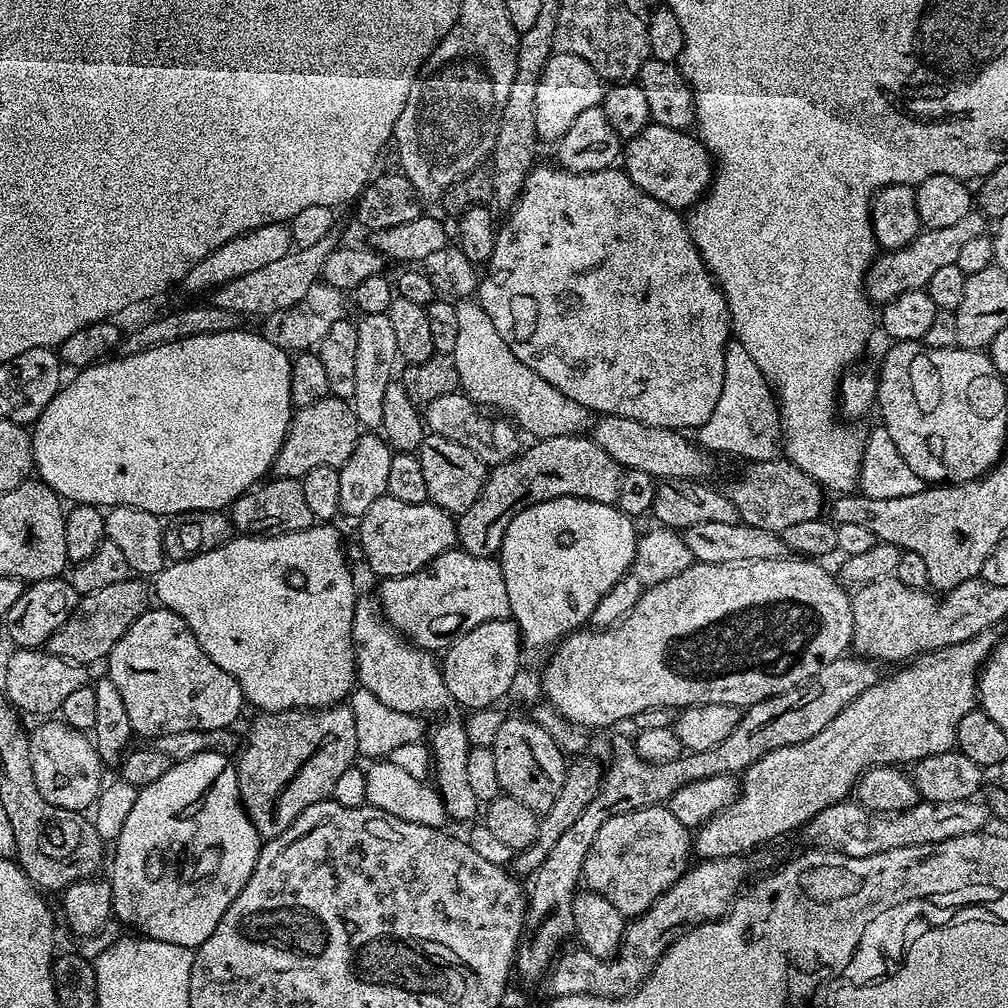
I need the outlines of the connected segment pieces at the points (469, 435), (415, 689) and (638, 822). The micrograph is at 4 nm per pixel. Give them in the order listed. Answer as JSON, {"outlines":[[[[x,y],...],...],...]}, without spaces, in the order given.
{"outlines":[[[[460,390],[442,394],[427,403],[424,408],[424,421],[429,431],[458,442],[458,446],[466,446],[466,450],[473,452],[480,461],[489,466],[513,460],[522,451],[521,433],[511,419],[500,414],[489,414]]],[[[361,595],[354,606],[354,622],[352,623],[352,647],[356,650],[356,675],[359,687],[374,694],[377,704],[385,704],[390,710],[405,712],[406,715],[427,717],[427,712],[444,712],[453,698],[443,684],[441,661],[432,656],[426,648],[418,648],[410,640],[404,639],[387,620],[380,609],[379,599],[375,595]]],[[[666,806],[618,814],[598,830],[586,854],[583,883],[606,897],[626,918],[641,916],[688,871],[694,856],[693,839],[690,829],[682,826]]]]}

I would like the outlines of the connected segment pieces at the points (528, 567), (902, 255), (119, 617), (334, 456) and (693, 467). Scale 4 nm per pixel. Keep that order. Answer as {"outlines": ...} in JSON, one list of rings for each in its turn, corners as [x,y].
{"outlines":[[[[567,496],[523,508],[510,522],[502,538],[498,553],[500,569],[506,578],[506,594],[510,598],[511,619],[520,629],[525,649],[540,652],[572,632],[583,629],[587,620],[595,617],[604,595],[625,575],[629,575],[634,556],[638,531],[633,517],[621,512],[616,504],[603,504]]],[[[973,210],[966,214],[955,226],[946,226],[945,228],[929,228],[921,231],[920,235],[901,248],[893,248],[877,255],[872,261],[872,267],[868,270],[868,279],[866,281],[866,291],[868,299],[873,305],[883,306],[889,304],[892,300],[897,300],[906,290],[927,289],[930,278],[942,266],[950,266],[958,262],[958,253],[965,248],[973,238],[985,235],[986,217],[983,212]]],[[[129,578],[113,582],[102,590],[94,590],[89,596],[79,597],[70,618],[66,618],[66,622],[49,638],[47,651],[81,666],[92,666],[95,660],[103,661],[118,638],[122,638],[128,627],[145,612],[136,596],[140,596],[140,592],[136,592],[136,578]]],[[[329,394],[318,402],[310,402],[310,406],[296,408],[286,438],[276,455],[275,475],[299,478],[314,470],[314,466],[334,466],[340,469],[354,453],[361,435],[361,424],[356,420],[355,410],[347,400]]],[[[601,415],[600,420],[596,424],[596,433],[594,439],[598,446],[602,446],[606,450],[606,454],[610,454],[610,458],[614,458],[614,462],[620,464],[621,469],[627,470],[646,470],[646,474],[659,478],[661,481],[677,481],[677,482],[700,482],[712,472],[713,457],[709,455],[700,444],[688,441],[683,431],[675,428],[663,428],[662,426],[650,426],[638,422],[634,418],[622,418],[621,416]]]]}

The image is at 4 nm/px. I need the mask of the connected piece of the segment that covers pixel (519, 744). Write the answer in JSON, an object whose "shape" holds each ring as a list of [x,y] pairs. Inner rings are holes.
{"shape":[[[504,718],[490,747],[503,795],[518,798],[522,806],[530,806],[530,810],[537,814],[542,814],[550,810],[550,806],[554,806],[554,798],[558,790],[562,790],[566,753],[557,746],[554,738],[550,738],[545,728],[538,726],[531,718]]]}

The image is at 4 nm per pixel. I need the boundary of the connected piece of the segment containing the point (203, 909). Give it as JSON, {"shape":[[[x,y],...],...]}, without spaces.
{"shape":[[[200,752],[198,755],[185,760],[175,761],[172,768],[166,770],[166,774],[162,774],[162,778],[150,782],[146,787],[137,791],[134,806],[131,807],[130,814],[127,815],[126,822],[122,825],[122,830],[115,838],[114,847],[116,849],[113,852],[111,849],[110,852],[110,864],[112,860],[110,887],[112,890],[113,917],[117,921],[120,919],[122,923],[129,924],[132,927],[129,929],[135,930],[141,937],[158,942],[170,942],[193,950],[199,948],[202,942],[206,942],[206,938],[210,938],[210,934],[214,934],[222,914],[226,914],[226,910],[234,902],[234,898],[238,898],[238,894],[246,886],[246,882],[258,862],[262,837],[240,801],[236,764],[231,759],[228,761],[228,759],[229,757],[223,752]]]}

